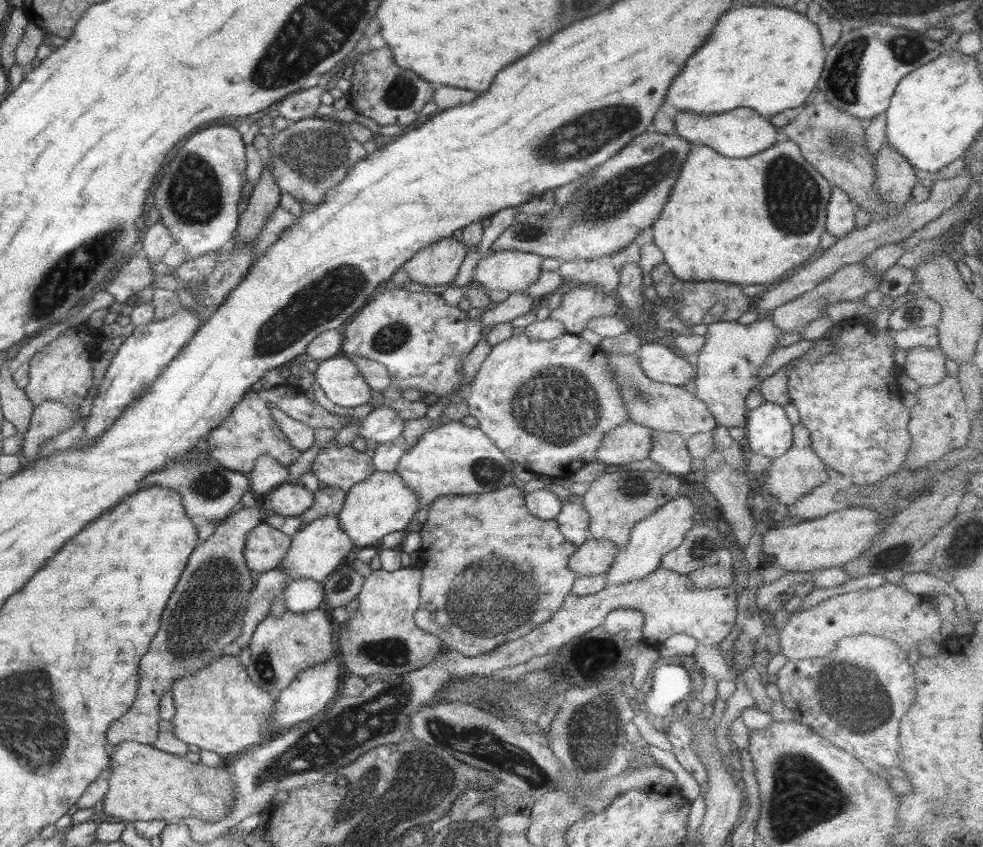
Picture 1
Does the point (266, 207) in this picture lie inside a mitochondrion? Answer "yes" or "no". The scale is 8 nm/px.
no

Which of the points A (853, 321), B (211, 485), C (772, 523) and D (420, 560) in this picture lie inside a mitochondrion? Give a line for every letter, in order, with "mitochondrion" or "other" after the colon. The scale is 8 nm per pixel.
A: other
B: mitochondrion
C: other
D: other

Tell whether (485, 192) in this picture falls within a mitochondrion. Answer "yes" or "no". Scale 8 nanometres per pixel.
no

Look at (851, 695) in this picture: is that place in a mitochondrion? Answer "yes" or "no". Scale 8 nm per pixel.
yes

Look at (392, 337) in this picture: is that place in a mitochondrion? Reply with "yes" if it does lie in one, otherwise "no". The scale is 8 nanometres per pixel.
yes

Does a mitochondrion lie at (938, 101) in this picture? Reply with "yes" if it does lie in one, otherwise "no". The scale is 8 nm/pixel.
no

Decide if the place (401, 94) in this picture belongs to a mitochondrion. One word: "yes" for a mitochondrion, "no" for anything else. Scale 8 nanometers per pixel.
yes

